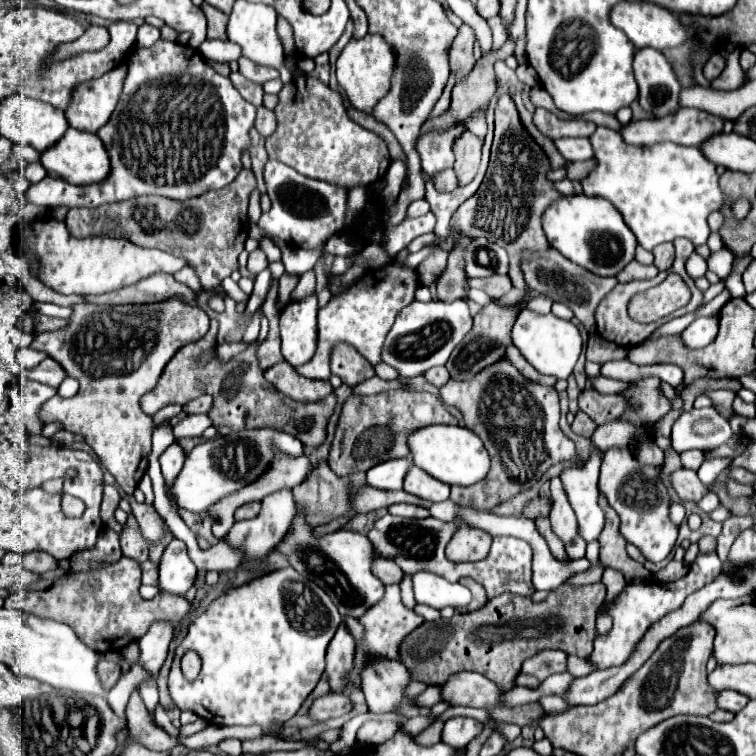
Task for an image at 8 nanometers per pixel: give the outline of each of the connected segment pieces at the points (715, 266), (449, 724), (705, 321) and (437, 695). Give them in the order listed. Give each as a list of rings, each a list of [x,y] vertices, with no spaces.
[[[722,248],[720,252],[714,252],[710,258],[708,258],[708,268],[718,274],[720,278],[726,278],[732,270],[732,262],[734,262],[734,256],[732,252],[728,252],[726,248]]]
[[[454,716],[454,718],[446,720],[444,730],[442,730],[442,740],[446,744],[452,744],[454,748],[466,748],[470,740],[480,736],[482,728],[484,726],[478,720],[474,720],[474,718]]]
[[[704,316],[704,318],[696,318],[684,332],[682,332],[682,340],[684,344],[688,344],[688,348],[702,348],[706,344],[710,344],[718,334],[718,320],[714,316]]]
[[[428,686],[420,696],[418,696],[418,706],[434,706],[442,700],[442,688],[440,686]]]

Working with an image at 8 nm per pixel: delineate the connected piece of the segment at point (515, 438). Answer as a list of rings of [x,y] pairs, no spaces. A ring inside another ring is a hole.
[[[500,358],[468,380],[448,380],[440,388],[440,396],[446,404],[460,408],[466,428],[480,436],[492,460],[488,476],[478,484],[466,488],[452,486],[450,500],[462,508],[492,510],[522,490],[532,488],[550,464],[576,458],[574,442],[558,426],[560,408],[554,386],[528,380],[508,358]]]

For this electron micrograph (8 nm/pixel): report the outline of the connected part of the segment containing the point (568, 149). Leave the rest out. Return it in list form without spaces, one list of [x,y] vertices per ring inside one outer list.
[[[560,138],[560,140],[556,140],[556,148],[570,162],[588,160],[594,156],[594,150],[592,150],[592,144],[588,138]]]

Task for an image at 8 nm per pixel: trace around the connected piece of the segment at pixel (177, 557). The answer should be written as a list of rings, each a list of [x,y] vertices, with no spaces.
[[[172,540],[162,554],[160,560],[160,578],[158,578],[158,594],[184,596],[196,580],[196,566],[188,558],[184,542]]]

